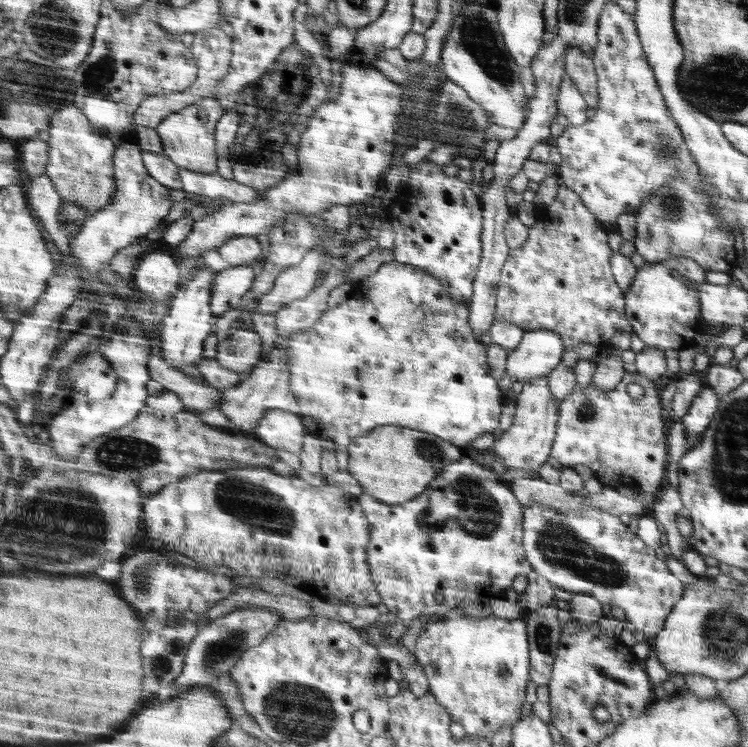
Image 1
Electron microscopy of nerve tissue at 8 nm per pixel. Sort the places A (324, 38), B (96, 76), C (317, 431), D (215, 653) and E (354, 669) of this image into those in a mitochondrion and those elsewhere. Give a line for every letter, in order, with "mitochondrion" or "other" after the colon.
A: other
B: mitochondrion
C: other
D: mitochondrion
E: other

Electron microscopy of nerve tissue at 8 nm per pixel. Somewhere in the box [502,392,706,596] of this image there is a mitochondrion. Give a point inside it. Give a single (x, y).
(559, 543)

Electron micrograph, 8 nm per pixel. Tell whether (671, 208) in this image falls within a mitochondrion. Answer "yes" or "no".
yes

